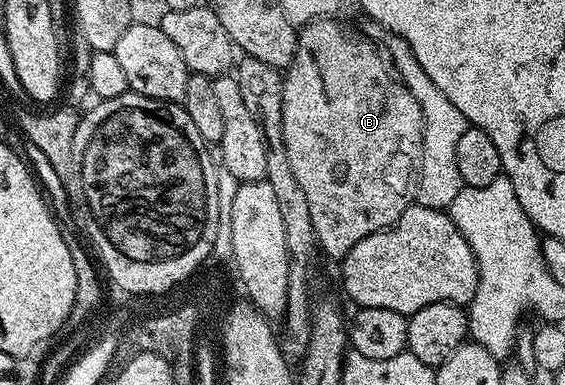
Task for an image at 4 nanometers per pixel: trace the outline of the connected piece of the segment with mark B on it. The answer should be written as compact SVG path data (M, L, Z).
M337 17L317 18L298 30L294 59L286 67L282 80L284 148L308 200L319 251L335 260L346 258L364 236L393 226L409 206L415 205L424 140L422 109L416 96L396 80L369 38L353 34L338 21Z

